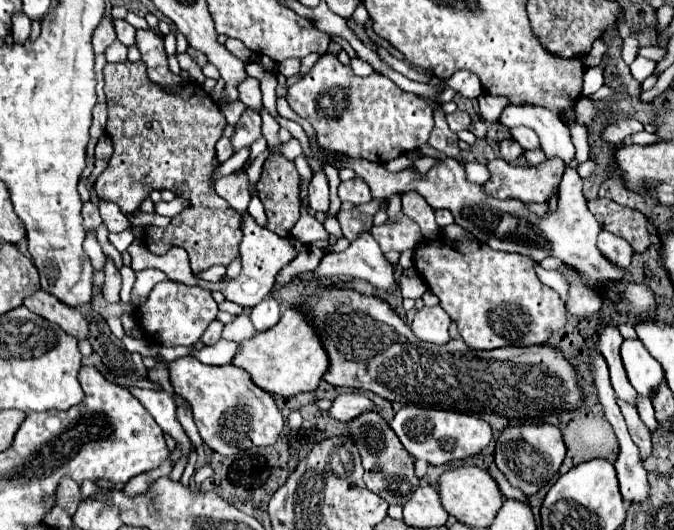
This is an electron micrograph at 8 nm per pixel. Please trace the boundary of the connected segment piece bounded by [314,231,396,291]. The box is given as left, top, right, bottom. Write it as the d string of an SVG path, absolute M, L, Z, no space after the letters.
M364 231L360 233L346 251L324 255L320 267L314 271L314 279L366 279L374 287L384 291L396 287L394 267L384 259L376 239Z

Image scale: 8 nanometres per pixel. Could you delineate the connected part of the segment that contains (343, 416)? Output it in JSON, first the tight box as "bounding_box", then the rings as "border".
{"bounding_box":[330,391,380,421],"border":[[[352,391],[352,393],[342,393],[334,399],[330,407],[330,417],[338,421],[352,421],[366,411],[380,411],[380,409],[360,391]]]}

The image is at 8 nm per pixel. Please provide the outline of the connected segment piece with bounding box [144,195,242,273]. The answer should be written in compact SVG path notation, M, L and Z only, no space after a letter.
M216 195L212 197L212 207L204 209L204 213L210 213L210 209L212 215L200 215L194 213L194 209L182 209L178 215L170 219L168 227L150 229L146 233L144 245L156 255L164 255L174 245L184 247L190 257L190 267L194 273L208 269L212 265L230 265L238 257L238 245L242 241L242 229L240 229L242 215Z

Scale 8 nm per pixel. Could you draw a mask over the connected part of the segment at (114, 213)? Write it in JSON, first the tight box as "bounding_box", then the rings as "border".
{"bounding_box":[98,197,130,233],"border":[[[98,197],[98,207],[100,207],[100,215],[108,227],[108,231],[112,233],[122,233],[130,227],[130,221],[126,215],[120,213],[118,205],[116,203],[110,203],[110,201],[104,201]]]}

